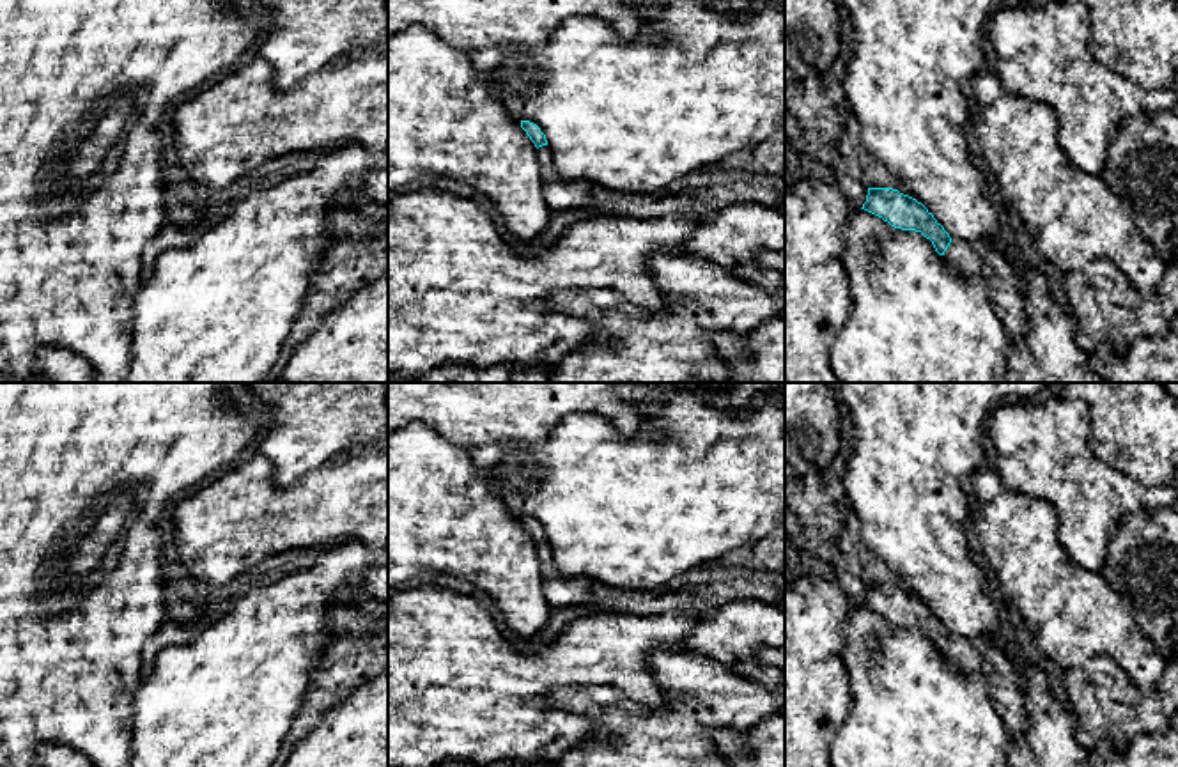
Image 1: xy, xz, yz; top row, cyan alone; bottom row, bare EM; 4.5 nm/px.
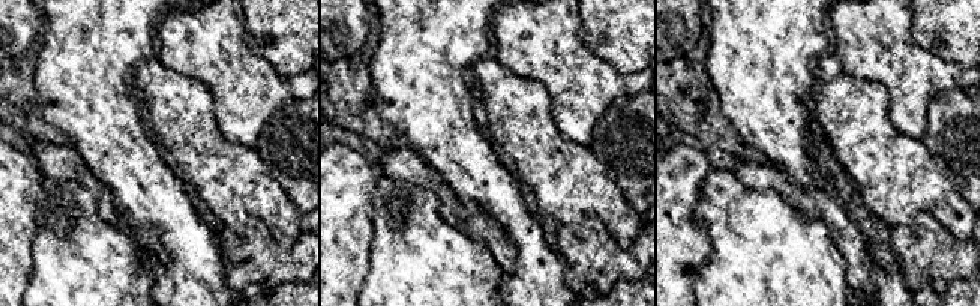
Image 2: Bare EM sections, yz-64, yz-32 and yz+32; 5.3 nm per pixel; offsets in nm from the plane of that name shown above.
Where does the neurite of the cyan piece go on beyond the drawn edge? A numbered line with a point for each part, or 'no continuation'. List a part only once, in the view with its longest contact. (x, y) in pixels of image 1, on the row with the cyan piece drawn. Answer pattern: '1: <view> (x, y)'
1: yz (976, 257)

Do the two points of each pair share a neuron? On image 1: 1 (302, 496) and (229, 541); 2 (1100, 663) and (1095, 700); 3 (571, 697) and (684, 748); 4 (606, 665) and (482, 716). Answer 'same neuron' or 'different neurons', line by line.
1: same neuron
2: same neuron
3: same neuron
4: same neuron

